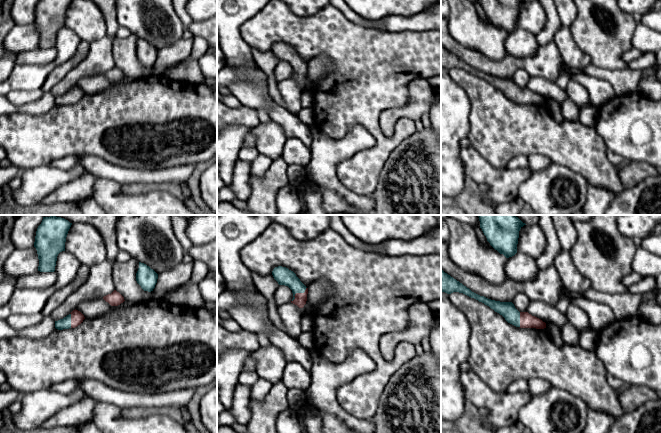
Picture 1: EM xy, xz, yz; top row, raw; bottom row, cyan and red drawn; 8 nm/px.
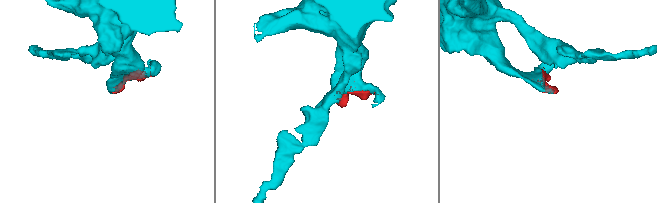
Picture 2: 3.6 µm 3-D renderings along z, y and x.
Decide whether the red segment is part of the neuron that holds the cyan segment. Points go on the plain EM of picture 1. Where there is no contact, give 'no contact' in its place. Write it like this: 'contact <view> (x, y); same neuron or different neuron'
contact xz (298, 68); same neuron

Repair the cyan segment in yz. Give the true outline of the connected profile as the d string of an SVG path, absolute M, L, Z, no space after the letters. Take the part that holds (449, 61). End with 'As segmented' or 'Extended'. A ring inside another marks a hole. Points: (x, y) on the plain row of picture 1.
M441 45L441 67L447 70L453 68L463 69L471 74L478 76L479 78L484 79L489 82L495 88L502 91L505 96L520 104L536 104L544 105L546 104L546 99L541 95L532 92L528 88L519 88L512 78L500 78L488 75L484 72L480 72L472 68L469 64L464 62L462 59L445 49Z. Extended

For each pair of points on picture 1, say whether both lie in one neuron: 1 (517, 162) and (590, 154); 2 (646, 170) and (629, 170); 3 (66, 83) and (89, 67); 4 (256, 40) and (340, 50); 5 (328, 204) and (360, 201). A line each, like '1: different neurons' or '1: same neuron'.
1: different neurons
2: same neuron
3: same neuron
4: same neuron
5: different neurons

